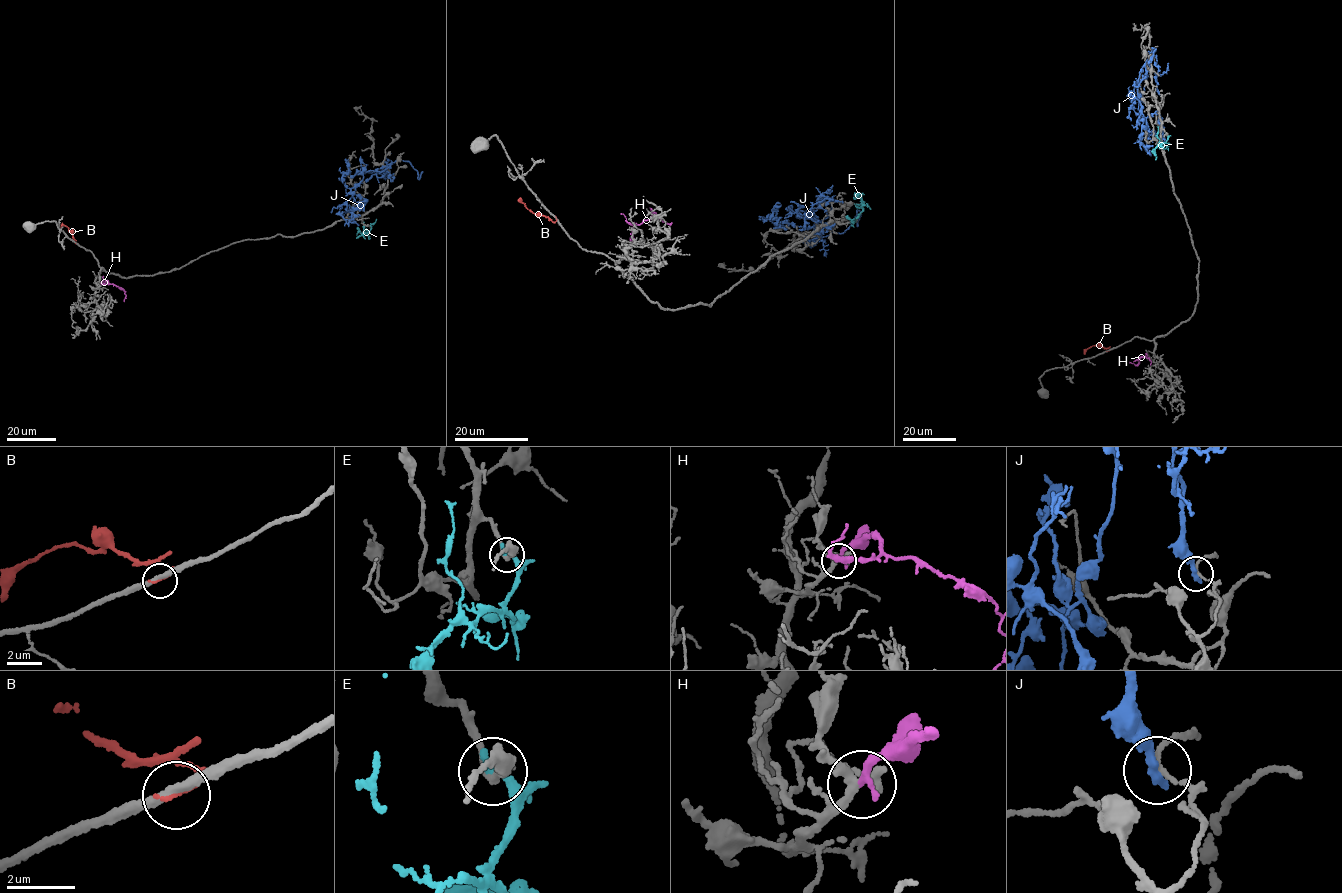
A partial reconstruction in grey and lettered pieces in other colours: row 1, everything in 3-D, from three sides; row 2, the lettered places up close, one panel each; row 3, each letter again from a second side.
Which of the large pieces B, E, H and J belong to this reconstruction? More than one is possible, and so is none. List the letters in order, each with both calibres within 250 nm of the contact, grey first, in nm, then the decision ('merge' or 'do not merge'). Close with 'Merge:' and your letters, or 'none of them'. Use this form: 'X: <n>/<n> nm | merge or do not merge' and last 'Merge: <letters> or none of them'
B: 280/120 nm | do not merge
E: 160/240 nm | do not merge
H: 170/220 nm | merge
J: 100/320 nm | do not merge
Merge: H

